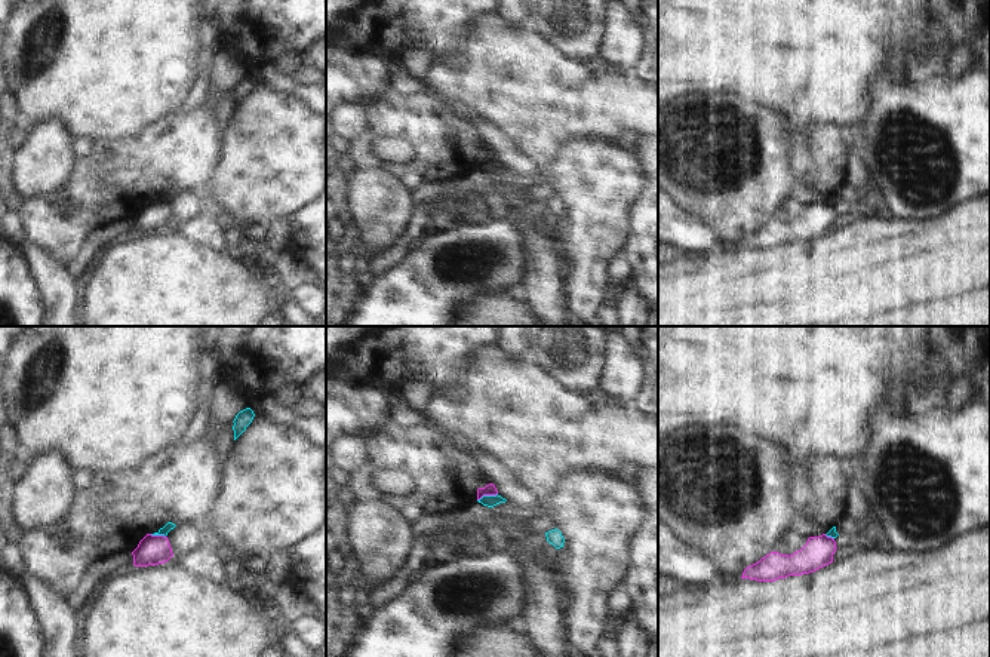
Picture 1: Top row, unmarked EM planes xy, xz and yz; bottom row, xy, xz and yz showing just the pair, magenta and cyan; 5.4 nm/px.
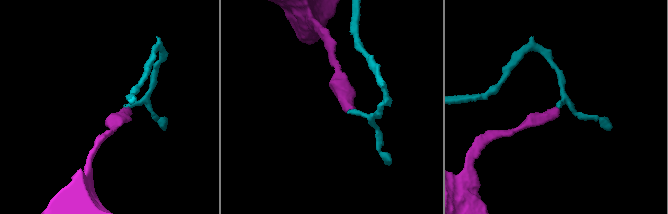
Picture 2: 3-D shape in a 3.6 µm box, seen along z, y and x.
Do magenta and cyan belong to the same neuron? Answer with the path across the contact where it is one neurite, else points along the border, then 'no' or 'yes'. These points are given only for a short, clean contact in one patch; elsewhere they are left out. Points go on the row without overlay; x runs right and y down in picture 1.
along xz (497, 160), (482, 163), (477, 168) | no

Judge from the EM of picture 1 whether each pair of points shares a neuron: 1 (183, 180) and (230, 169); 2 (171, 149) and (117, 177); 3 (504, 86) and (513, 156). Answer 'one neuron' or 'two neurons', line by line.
1: two neurons
2: one neuron
3: two neurons

